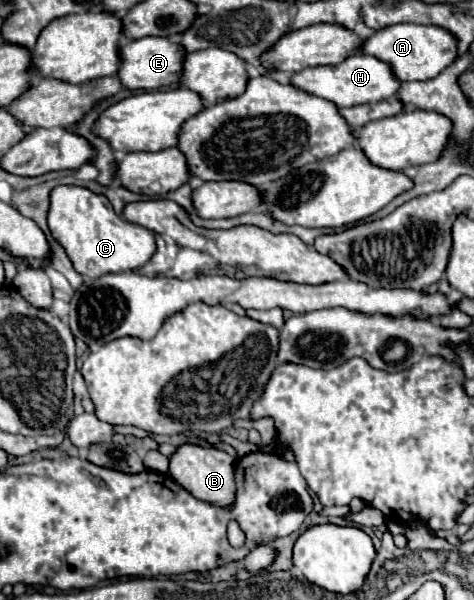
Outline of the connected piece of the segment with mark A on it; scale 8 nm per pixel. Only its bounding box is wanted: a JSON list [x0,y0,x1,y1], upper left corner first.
[361,24,457,80]

